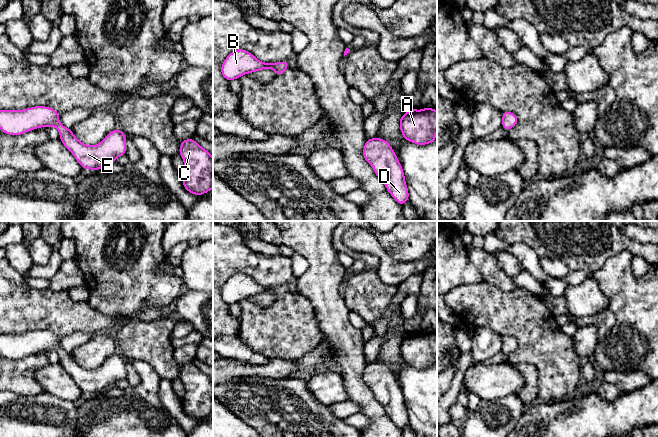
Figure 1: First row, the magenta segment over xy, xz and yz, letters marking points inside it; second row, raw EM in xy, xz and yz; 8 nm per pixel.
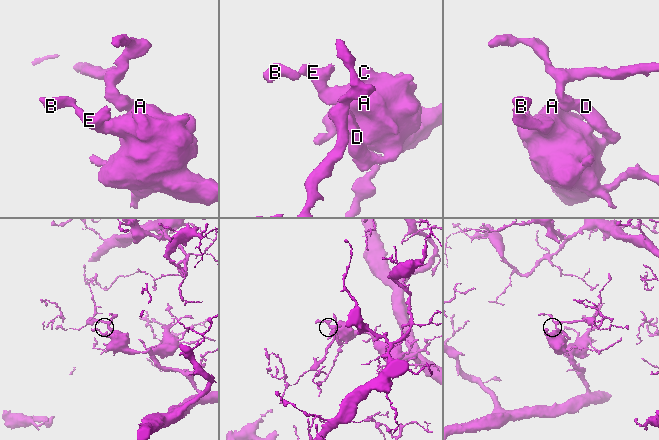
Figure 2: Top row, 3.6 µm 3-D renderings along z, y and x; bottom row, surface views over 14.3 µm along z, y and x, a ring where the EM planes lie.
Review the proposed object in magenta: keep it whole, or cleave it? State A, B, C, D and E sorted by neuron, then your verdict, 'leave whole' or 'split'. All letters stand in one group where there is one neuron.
A B C D E | leave whole

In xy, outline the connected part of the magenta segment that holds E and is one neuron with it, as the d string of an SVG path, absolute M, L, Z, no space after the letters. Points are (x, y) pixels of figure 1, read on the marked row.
M45 106L24 110L0 110L0 130L18 136L39 127L56 127L60 140L83 169L99 170L126 154L126 135L120 129L110 132L99 144L88 146L80 142L71 129L59 122L59 112Z

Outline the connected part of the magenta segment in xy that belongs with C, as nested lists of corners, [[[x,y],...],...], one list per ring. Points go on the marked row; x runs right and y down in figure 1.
[[[194,139],[181,140],[180,152],[185,171],[182,176],[184,188],[197,196],[213,188],[213,157]]]

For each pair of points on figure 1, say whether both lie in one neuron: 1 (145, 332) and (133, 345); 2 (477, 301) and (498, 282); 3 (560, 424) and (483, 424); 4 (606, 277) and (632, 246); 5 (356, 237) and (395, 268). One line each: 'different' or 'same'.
1: same
2: different
3: different
4: different
5: same

